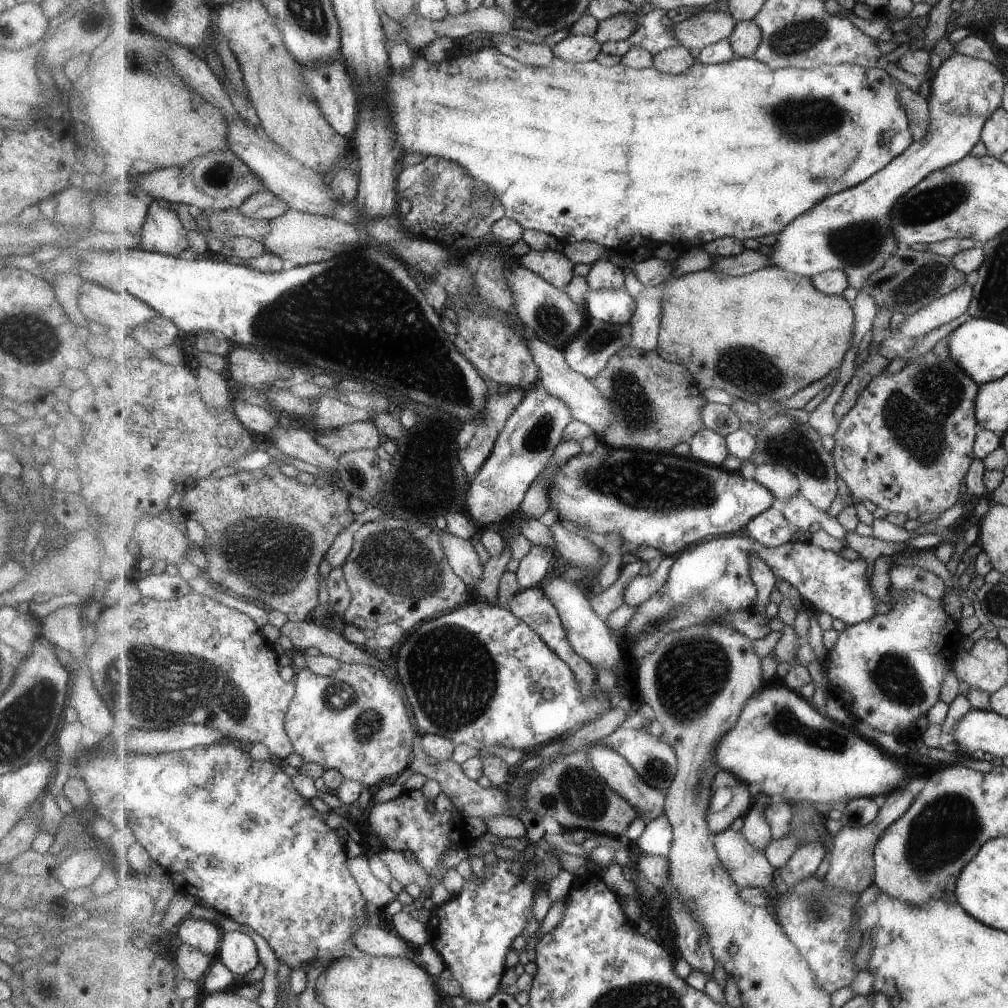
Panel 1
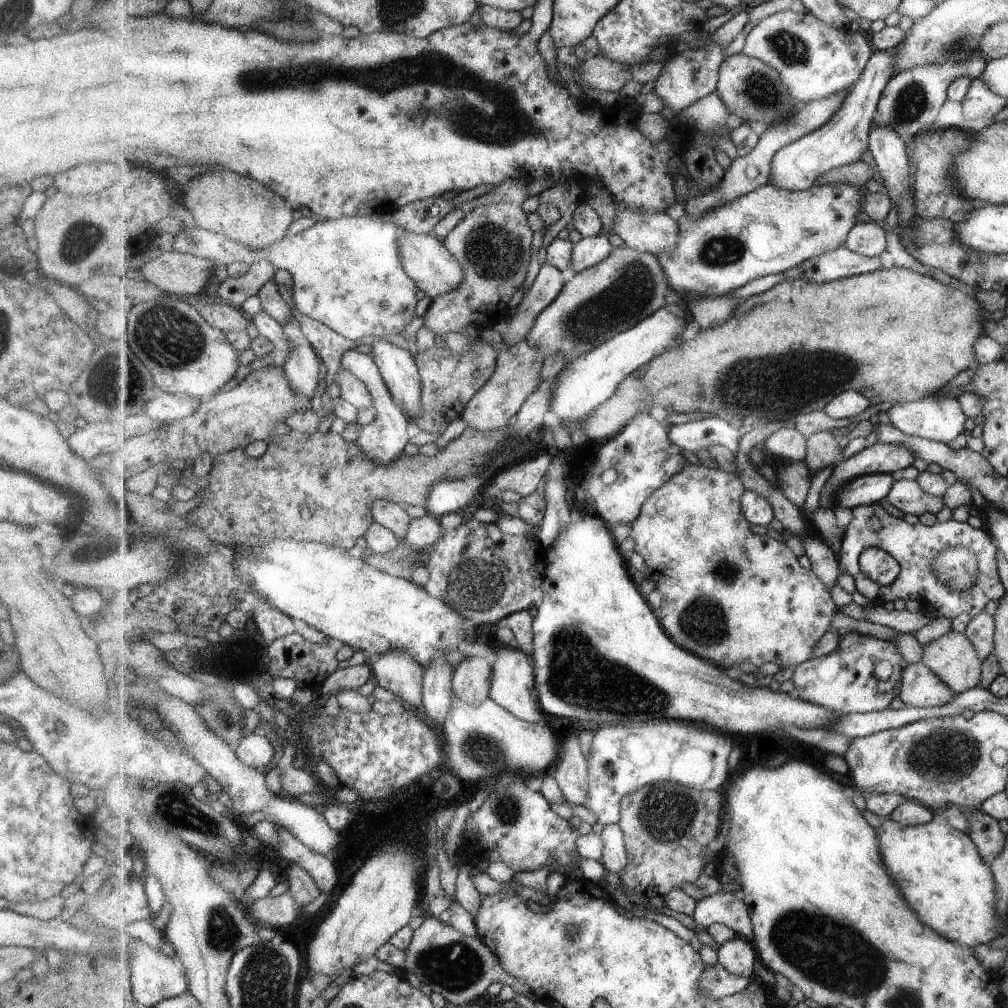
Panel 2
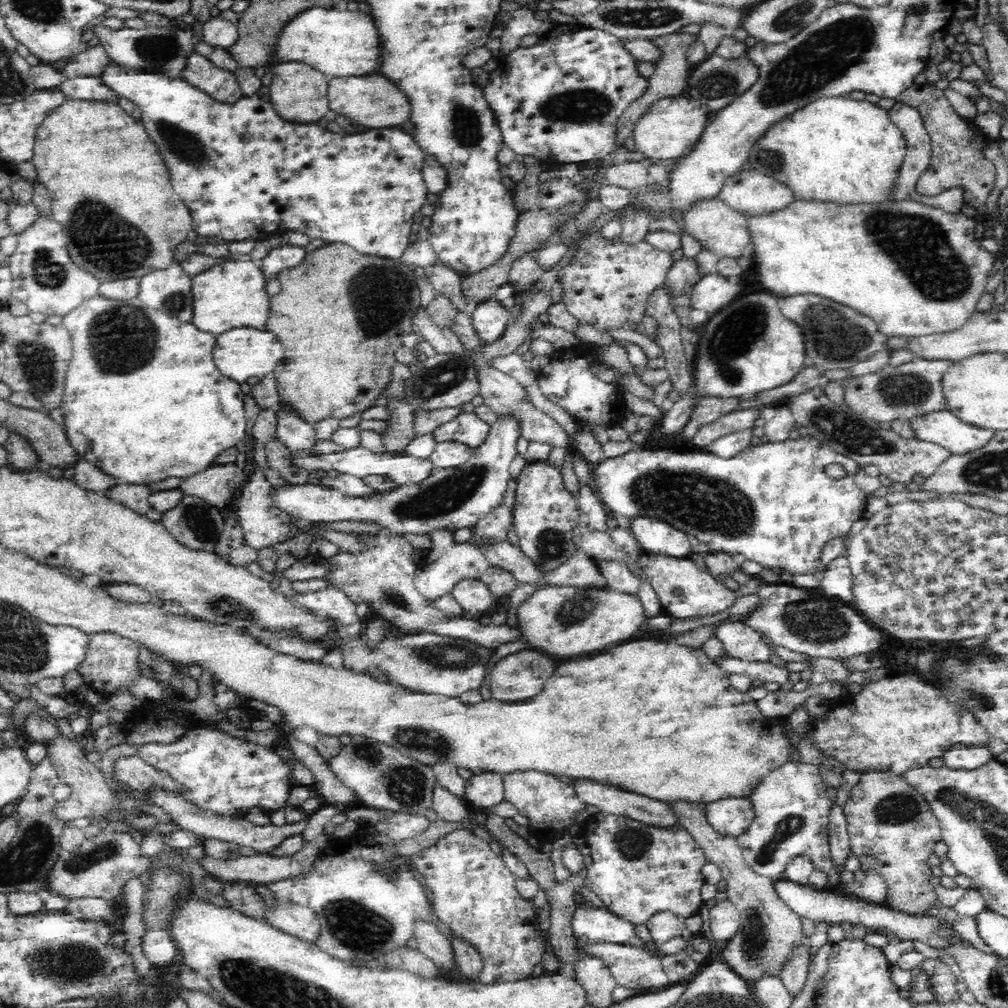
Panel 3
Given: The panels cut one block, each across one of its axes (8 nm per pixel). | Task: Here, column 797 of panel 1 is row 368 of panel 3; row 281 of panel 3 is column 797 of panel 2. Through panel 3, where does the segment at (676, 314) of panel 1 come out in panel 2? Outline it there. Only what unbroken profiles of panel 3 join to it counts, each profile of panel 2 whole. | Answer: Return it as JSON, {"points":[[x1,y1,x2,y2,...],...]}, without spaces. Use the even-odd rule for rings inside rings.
{"points":[[890,267,879,269,875,272,855,275,849,278,831,280,831,282,813,282,813,280,785,280,771,288,767,292,751,296,739,301,733,315,722,324,713,328,699,329,693,340,682,340,676,348,667,349,651,362,635,370,625,378,619,388,607,402,603,402,585,422,585,434,592,442,605,442,607,439,617,436,624,428,627,428,636,418,651,408,661,407,670,413,707,412,717,416,738,417,739,419,754,419,759,421,790,421,799,414,809,414,813,410,824,410,826,404,838,394,847,391,859,392,869,398,872,404,882,404,889,401,913,402,919,401,923,396,935,394,943,386,947,386,955,376,969,370,971,364,977,359,975,344,981,336,985,336,983,319,981,320,982,304,977,302,975,296,965,294,961,290,955,290,951,286,941,284,937,279,918,274,909,268]]}

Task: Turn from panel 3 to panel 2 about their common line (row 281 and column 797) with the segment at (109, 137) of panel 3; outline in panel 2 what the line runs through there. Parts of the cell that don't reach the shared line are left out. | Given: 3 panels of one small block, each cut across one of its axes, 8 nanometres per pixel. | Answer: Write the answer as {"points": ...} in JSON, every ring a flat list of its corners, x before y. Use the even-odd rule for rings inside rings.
{"points":[[742,52,727,57,721,65,718,92,729,112,738,116,759,136,764,132,765,127,781,120,789,120,789,116,795,114,797,106,805,104,805,101,797,100,789,94,789,90,775,68]]}

